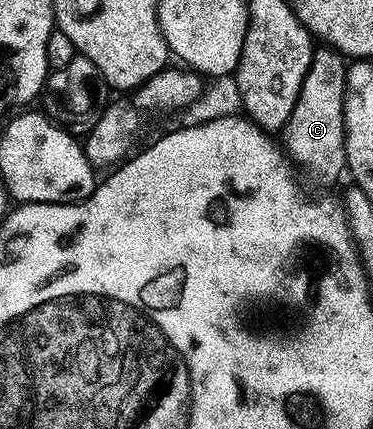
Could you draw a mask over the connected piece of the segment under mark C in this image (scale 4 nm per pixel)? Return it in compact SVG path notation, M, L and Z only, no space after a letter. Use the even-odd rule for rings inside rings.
M321 48L315 53L313 66L307 75L302 97L298 106L294 108L293 118L290 119L285 132L289 148L297 161L301 162L301 168L306 180L317 186L325 186L328 182L336 180L339 170L347 168L347 147L344 144L346 132L344 130L344 102L349 87L349 74L346 61L331 48Z

